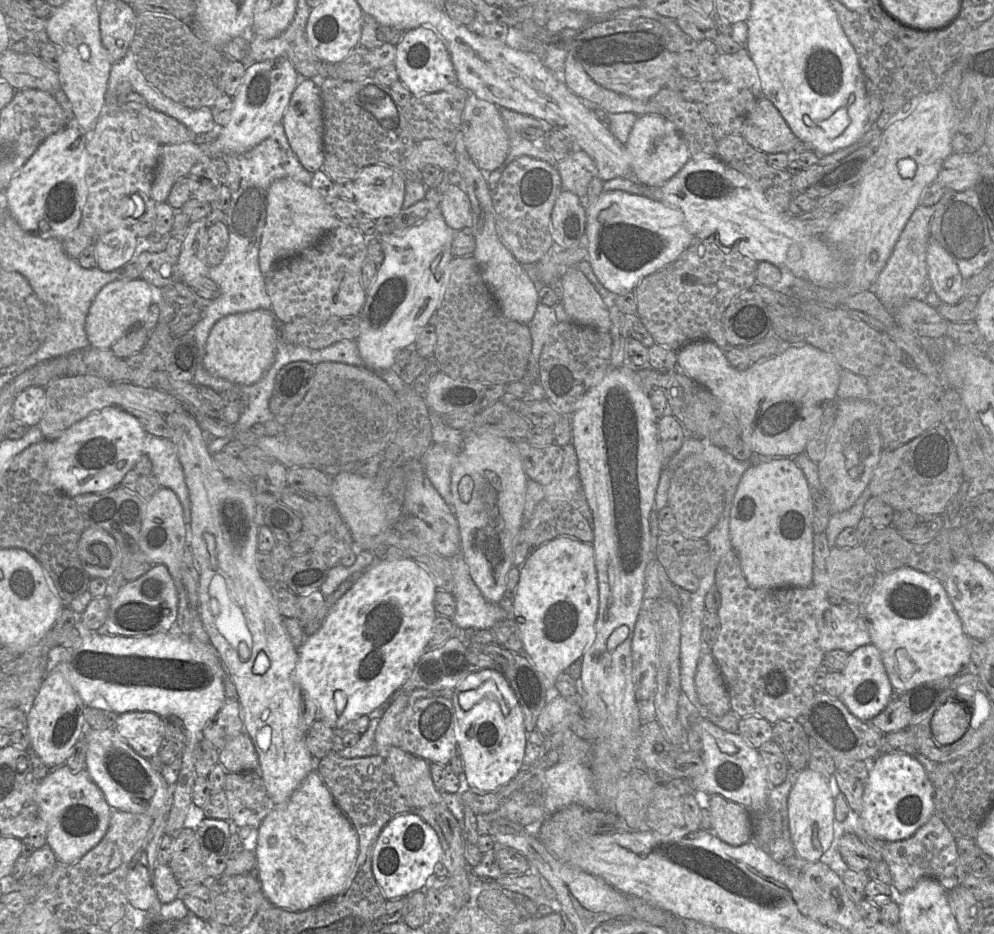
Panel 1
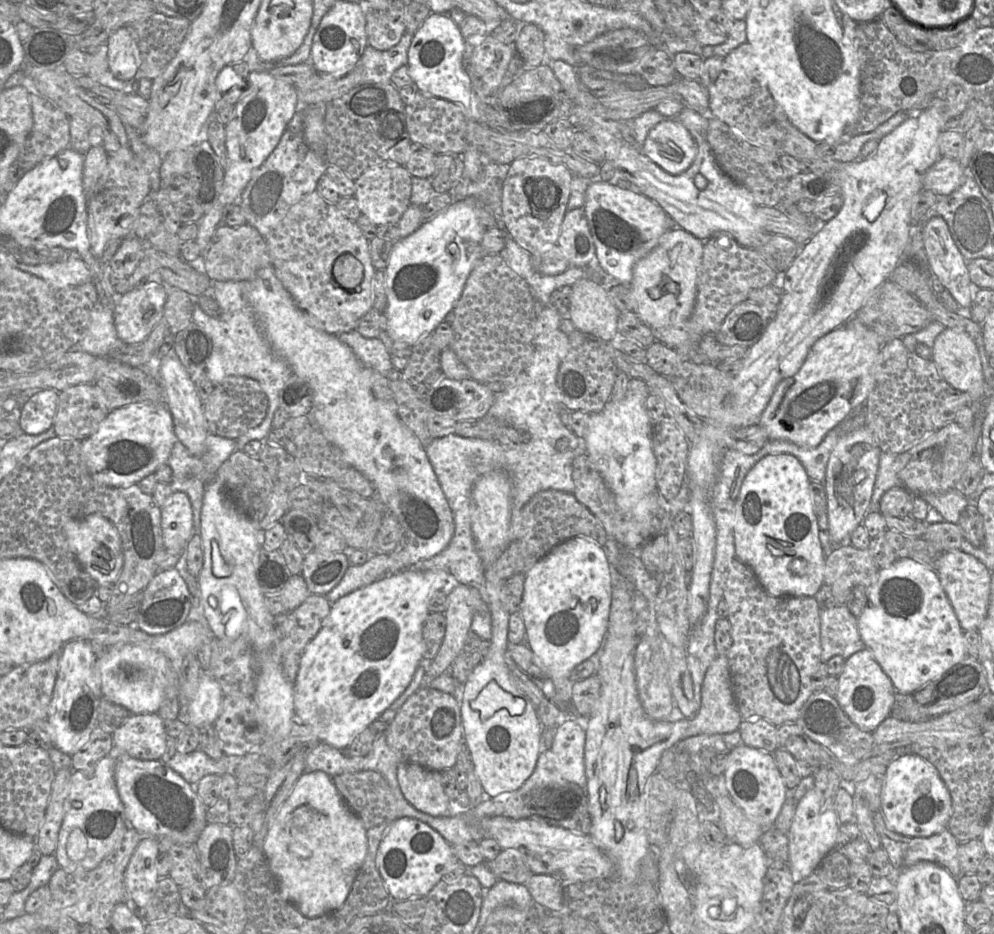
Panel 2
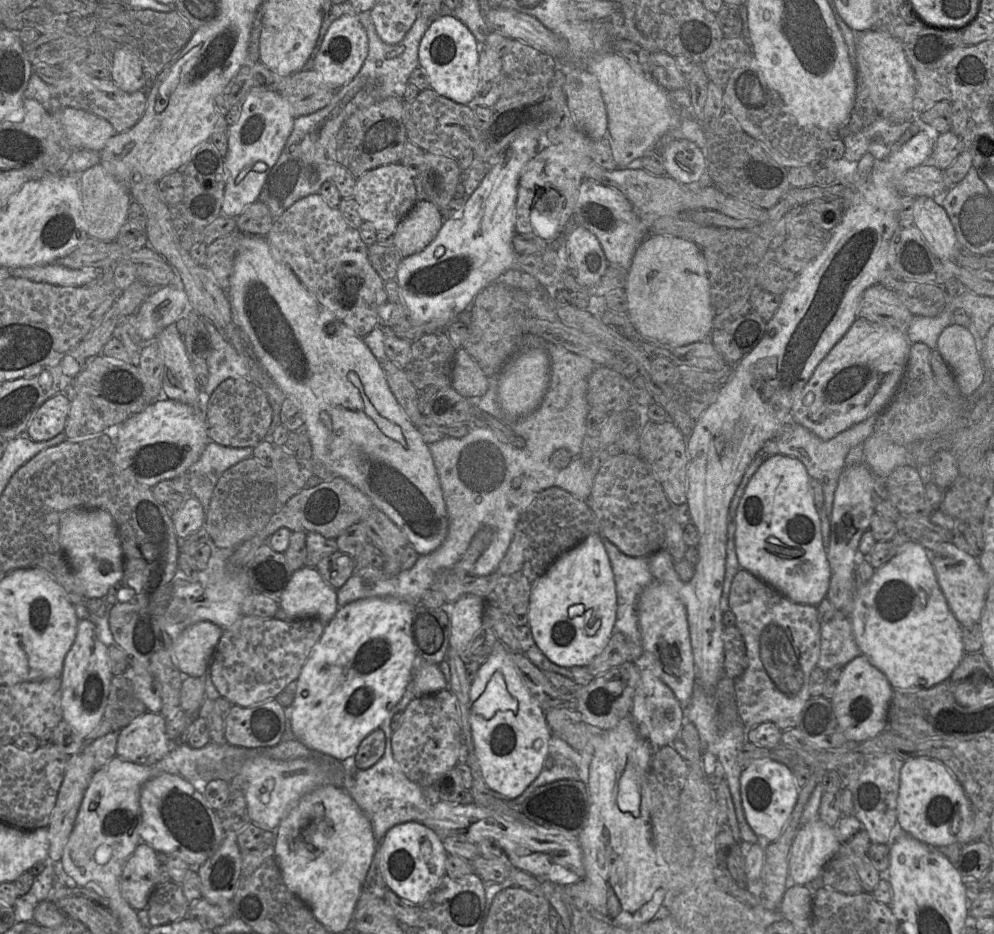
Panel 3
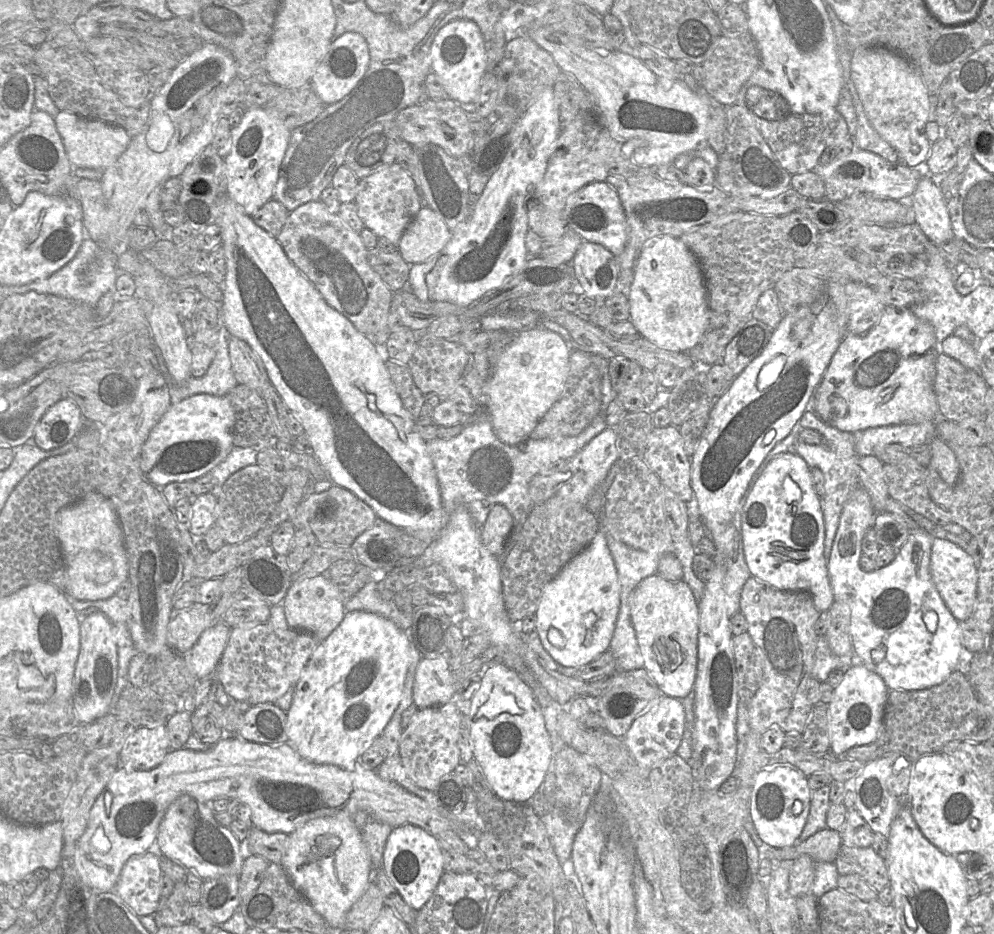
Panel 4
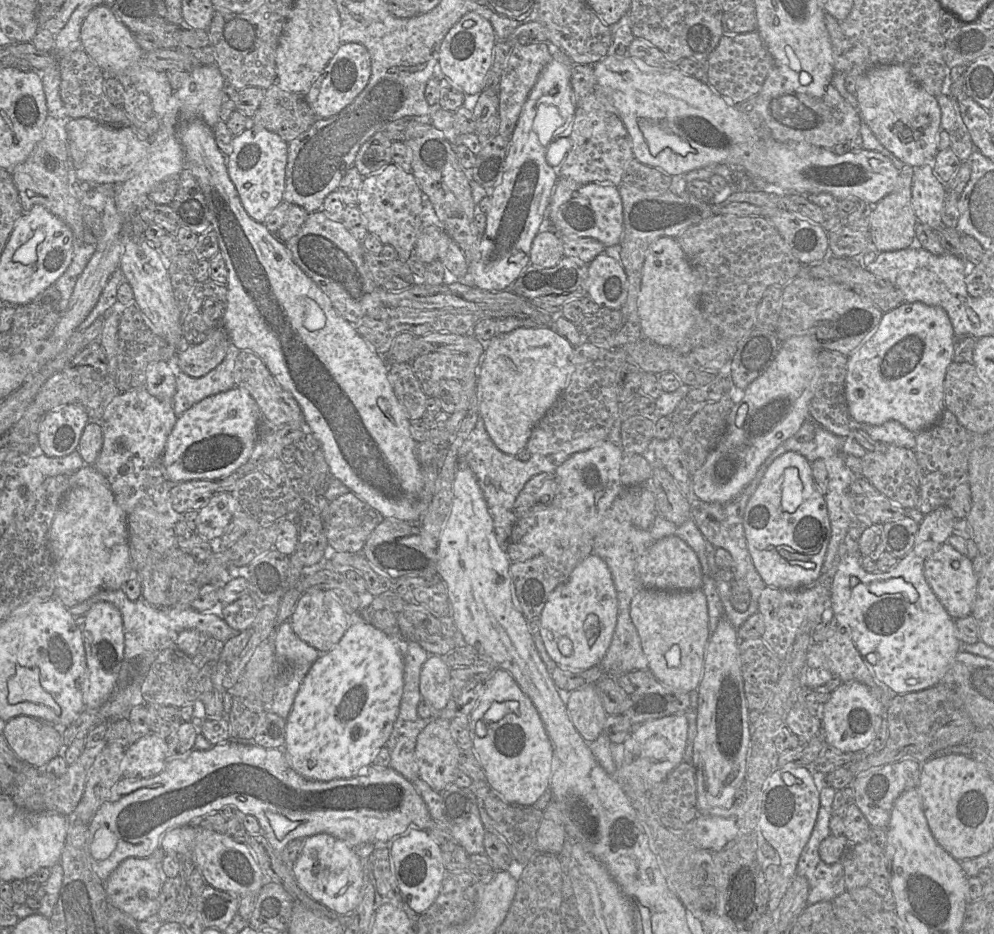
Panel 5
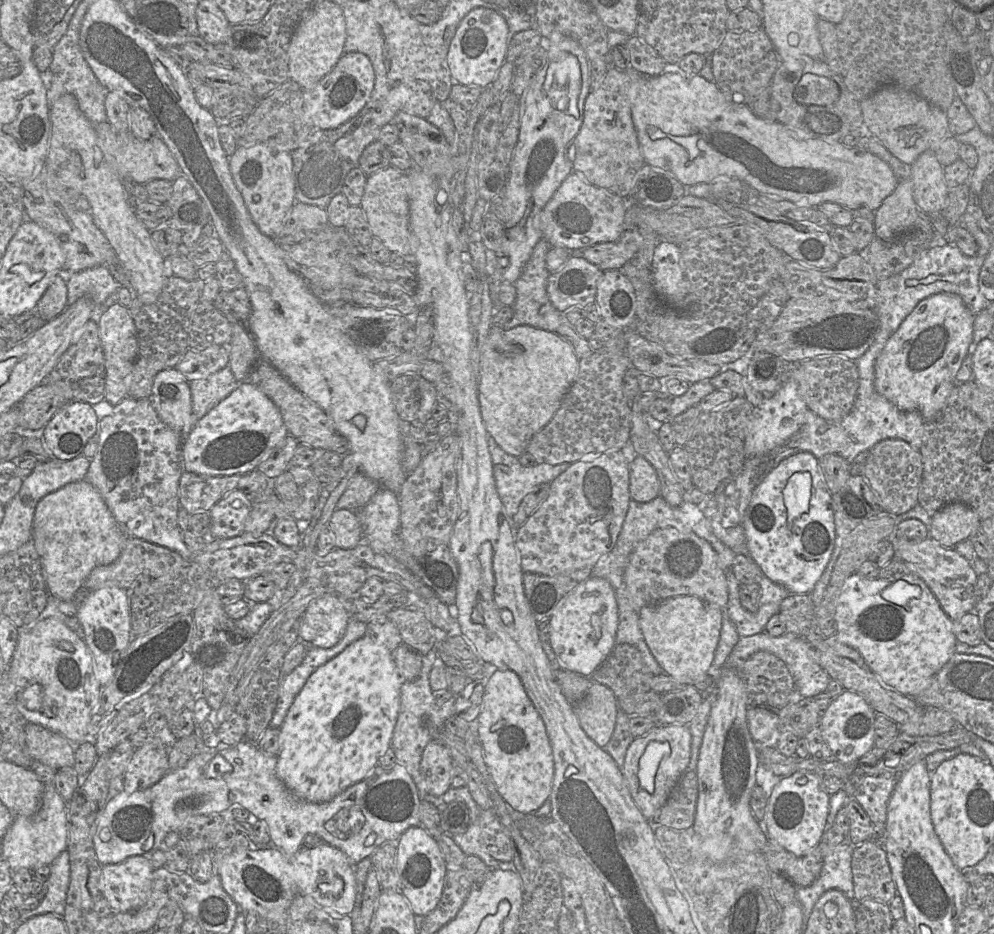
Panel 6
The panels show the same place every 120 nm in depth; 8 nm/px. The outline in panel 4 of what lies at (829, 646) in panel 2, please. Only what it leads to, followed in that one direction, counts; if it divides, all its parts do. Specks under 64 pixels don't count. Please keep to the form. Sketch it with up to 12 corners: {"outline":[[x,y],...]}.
{"outline":[[826,635],[818,637],[811,676],[824,683],[831,671],[861,664],[838,657]]}

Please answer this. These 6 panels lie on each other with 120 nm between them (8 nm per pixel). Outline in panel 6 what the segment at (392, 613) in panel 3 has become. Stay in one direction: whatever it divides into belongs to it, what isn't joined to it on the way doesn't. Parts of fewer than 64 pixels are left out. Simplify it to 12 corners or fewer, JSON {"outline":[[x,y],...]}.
{"outline":[[369,635],[318,667],[276,767],[327,802],[391,746],[403,681]]}

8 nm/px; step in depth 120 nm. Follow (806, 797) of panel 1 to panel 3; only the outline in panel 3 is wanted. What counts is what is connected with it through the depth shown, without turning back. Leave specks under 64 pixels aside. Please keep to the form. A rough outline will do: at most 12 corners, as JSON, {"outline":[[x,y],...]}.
{"outline":[[818,817],[801,826],[790,882],[810,885],[837,855],[835,828]]}

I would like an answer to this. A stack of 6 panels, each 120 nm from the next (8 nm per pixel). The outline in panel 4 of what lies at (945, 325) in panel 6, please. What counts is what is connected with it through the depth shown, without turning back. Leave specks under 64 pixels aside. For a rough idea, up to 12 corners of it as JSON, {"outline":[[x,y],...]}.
{"outline":[[909,307],[846,334],[813,400],[845,432],[938,421],[938,344]]}

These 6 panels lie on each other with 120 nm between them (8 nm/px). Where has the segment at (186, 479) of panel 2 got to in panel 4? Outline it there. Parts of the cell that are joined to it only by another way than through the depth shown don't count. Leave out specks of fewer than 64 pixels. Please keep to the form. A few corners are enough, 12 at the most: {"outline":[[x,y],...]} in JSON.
{"outline":[[234,446],[228,456],[211,471],[218,497],[233,473],[257,463],[251,448]]}

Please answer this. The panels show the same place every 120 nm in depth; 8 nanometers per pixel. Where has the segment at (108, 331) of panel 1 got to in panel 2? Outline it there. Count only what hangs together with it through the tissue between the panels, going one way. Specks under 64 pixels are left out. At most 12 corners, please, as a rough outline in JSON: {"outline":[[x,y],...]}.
{"outline":[[166,285],[117,296],[119,339],[137,344],[163,318]]}

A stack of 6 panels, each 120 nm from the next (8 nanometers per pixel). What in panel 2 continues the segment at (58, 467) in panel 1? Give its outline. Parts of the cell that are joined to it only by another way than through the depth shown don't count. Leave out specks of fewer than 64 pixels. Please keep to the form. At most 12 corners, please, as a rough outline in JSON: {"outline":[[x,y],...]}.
{"outline":[[160,403],[113,409],[82,442],[92,478],[126,488],[178,441]]}

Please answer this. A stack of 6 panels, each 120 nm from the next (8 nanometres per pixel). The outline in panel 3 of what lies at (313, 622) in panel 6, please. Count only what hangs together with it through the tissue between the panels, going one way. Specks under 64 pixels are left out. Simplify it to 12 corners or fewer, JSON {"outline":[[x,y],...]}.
{"outline":[[316,568],[291,573],[278,603],[287,619],[326,624],[336,591]]}

